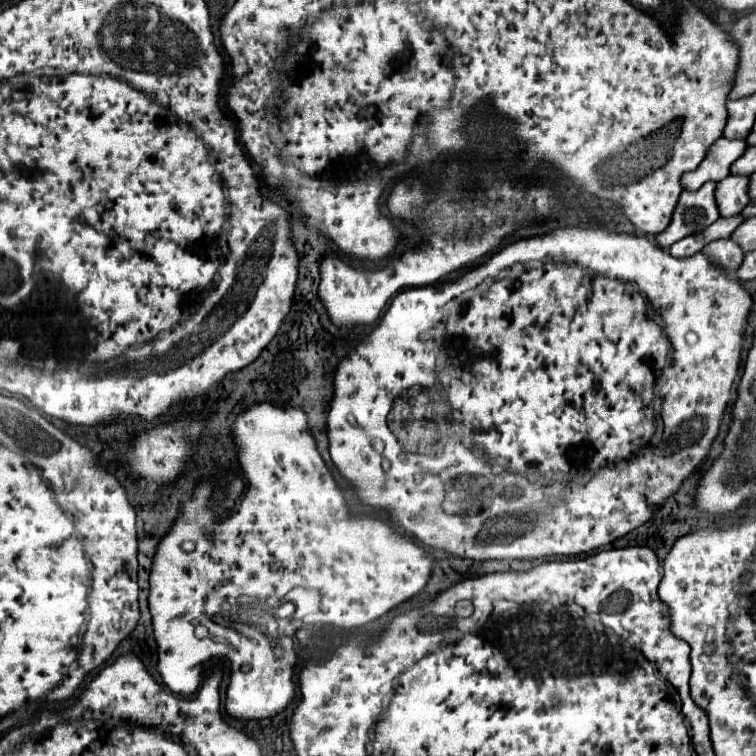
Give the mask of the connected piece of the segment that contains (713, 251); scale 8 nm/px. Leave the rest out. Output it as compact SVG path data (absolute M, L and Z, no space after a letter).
M731 238L709 242L703 252L719 266L723 266L729 274L735 274L745 258L745 252L741 250L741 246L737 246L737 242L731 242Z

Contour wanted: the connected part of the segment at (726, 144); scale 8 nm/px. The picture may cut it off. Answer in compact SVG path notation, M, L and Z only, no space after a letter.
M721 138L717 140L707 158L699 164L699 168L695 172L687 172L683 174L681 178L681 184L683 188L687 190L697 190L701 188L707 180L713 180L713 182L719 182L723 180L725 176L731 174L731 164L743 156L743 152L747 150L747 142L745 140L729 140L729 138Z

